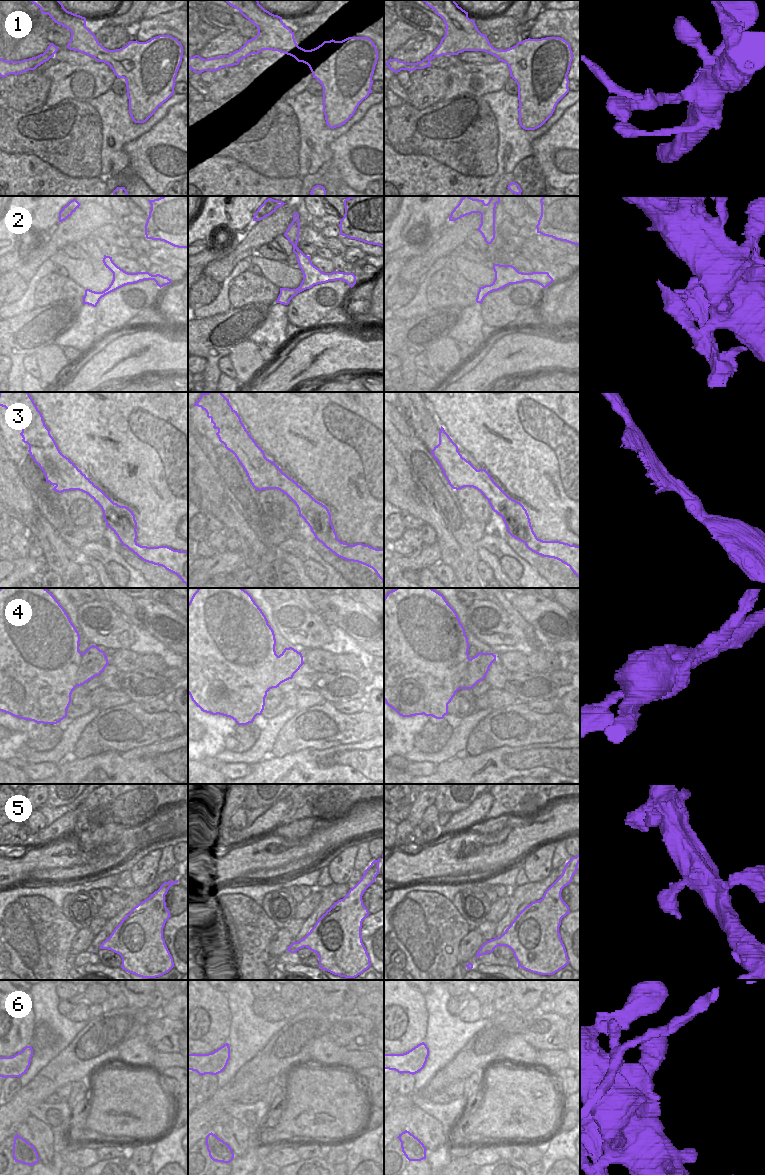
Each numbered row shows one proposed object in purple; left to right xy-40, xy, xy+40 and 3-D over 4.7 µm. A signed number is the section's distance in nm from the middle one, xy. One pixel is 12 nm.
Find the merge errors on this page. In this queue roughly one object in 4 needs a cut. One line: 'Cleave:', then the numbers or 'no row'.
Cleave: 4, 6

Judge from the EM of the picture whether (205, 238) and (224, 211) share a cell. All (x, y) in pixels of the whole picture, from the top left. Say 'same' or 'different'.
same

